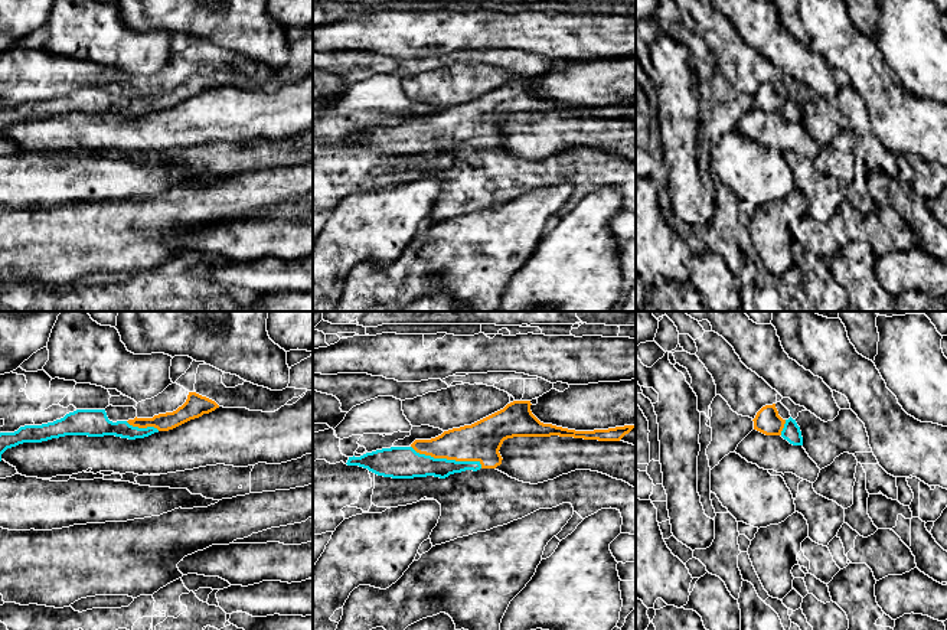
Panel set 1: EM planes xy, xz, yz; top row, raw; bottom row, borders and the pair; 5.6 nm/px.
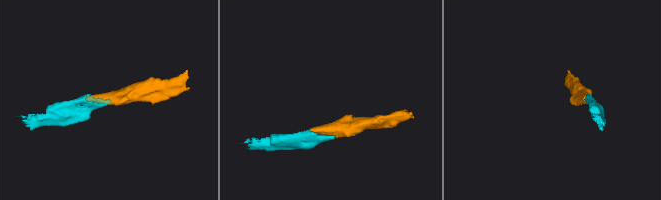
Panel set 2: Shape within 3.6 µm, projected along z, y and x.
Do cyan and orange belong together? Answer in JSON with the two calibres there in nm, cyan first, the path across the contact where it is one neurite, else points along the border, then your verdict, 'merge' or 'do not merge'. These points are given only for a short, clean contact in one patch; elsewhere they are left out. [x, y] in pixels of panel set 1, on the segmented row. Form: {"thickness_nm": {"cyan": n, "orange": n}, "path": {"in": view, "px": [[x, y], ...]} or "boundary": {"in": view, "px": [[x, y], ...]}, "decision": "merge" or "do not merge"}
{"thickness_nm": {"cyan": 180, "orange": 220}, "path": {"in": "xz", "px": [[401, 462], [446, 459], [480, 441]]}, "decision": "merge"}

